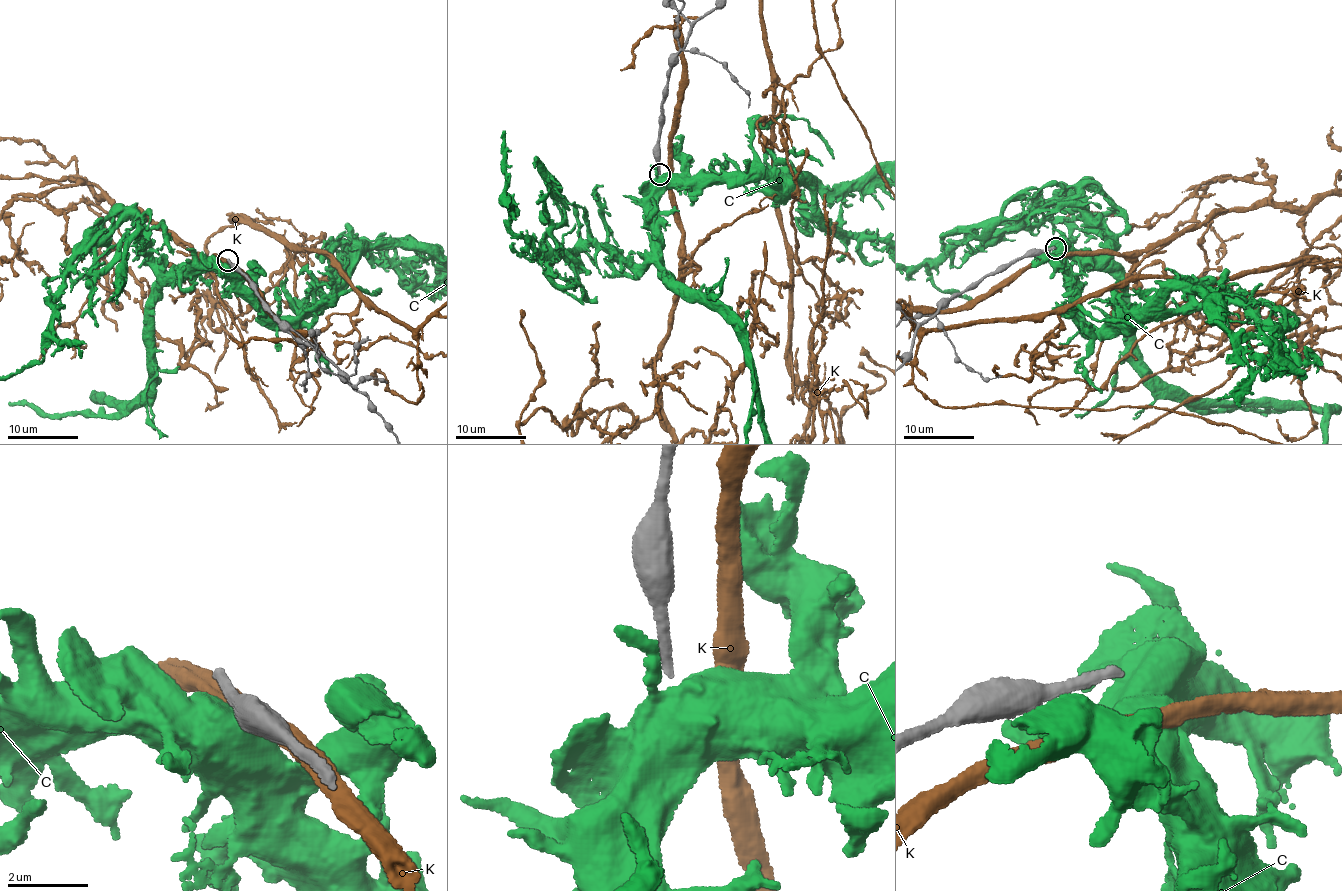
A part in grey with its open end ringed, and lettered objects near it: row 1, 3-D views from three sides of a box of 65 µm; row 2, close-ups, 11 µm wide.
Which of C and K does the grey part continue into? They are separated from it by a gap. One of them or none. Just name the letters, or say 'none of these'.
none of these

